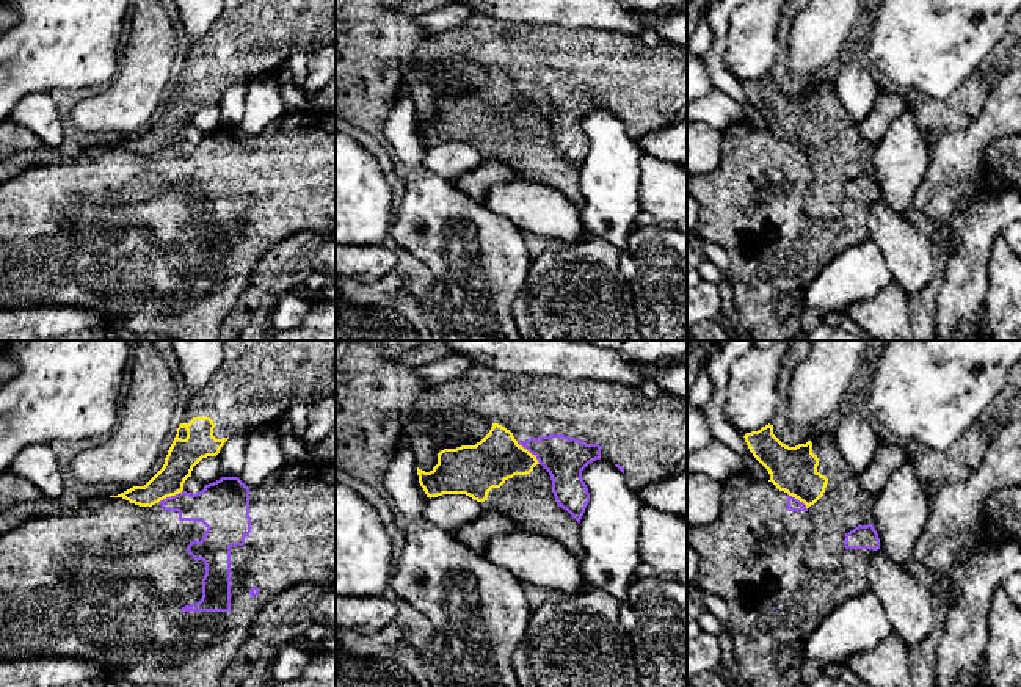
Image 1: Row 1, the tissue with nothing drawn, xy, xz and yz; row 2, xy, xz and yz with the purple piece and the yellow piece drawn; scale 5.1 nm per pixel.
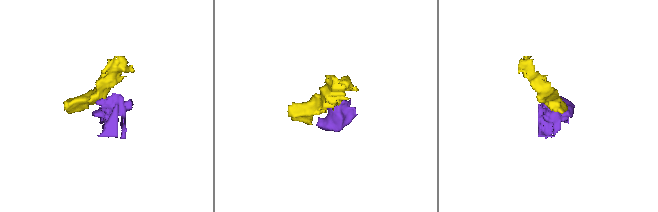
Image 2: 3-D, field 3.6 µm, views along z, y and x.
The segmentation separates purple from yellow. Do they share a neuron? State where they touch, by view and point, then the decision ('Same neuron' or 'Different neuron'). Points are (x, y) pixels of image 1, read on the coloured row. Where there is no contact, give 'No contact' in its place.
Touches purple at xz (529, 450). Different neuron

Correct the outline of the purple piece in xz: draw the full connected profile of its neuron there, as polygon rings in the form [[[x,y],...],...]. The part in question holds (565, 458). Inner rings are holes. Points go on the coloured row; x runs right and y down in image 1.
[[[474,364],[461,380],[438,384],[416,398],[412,411],[416,416],[433,419],[434,425],[428,430],[430,436],[442,442],[477,444],[475,436],[463,425],[455,423],[458,413],[478,414],[491,423],[499,423],[510,430],[518,444],[535,455],[538,463],[549,472],[555,502],[579,524],[590,502],[590,493],[582,478],[582,471],[590,463],[596,460],[613,463],[626,475],[627,485],[632,489],[638,489],[671,477],[678,463],[687,458],[687,400],[662,391],[657,391],[657,395],[649,398],[638,387],[621,383],[513,375]]]

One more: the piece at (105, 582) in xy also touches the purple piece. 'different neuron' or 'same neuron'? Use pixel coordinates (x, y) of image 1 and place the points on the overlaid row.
same neuron

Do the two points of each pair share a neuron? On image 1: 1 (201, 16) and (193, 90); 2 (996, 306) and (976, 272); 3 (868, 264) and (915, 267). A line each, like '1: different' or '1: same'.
1: different
2: different
3: different

